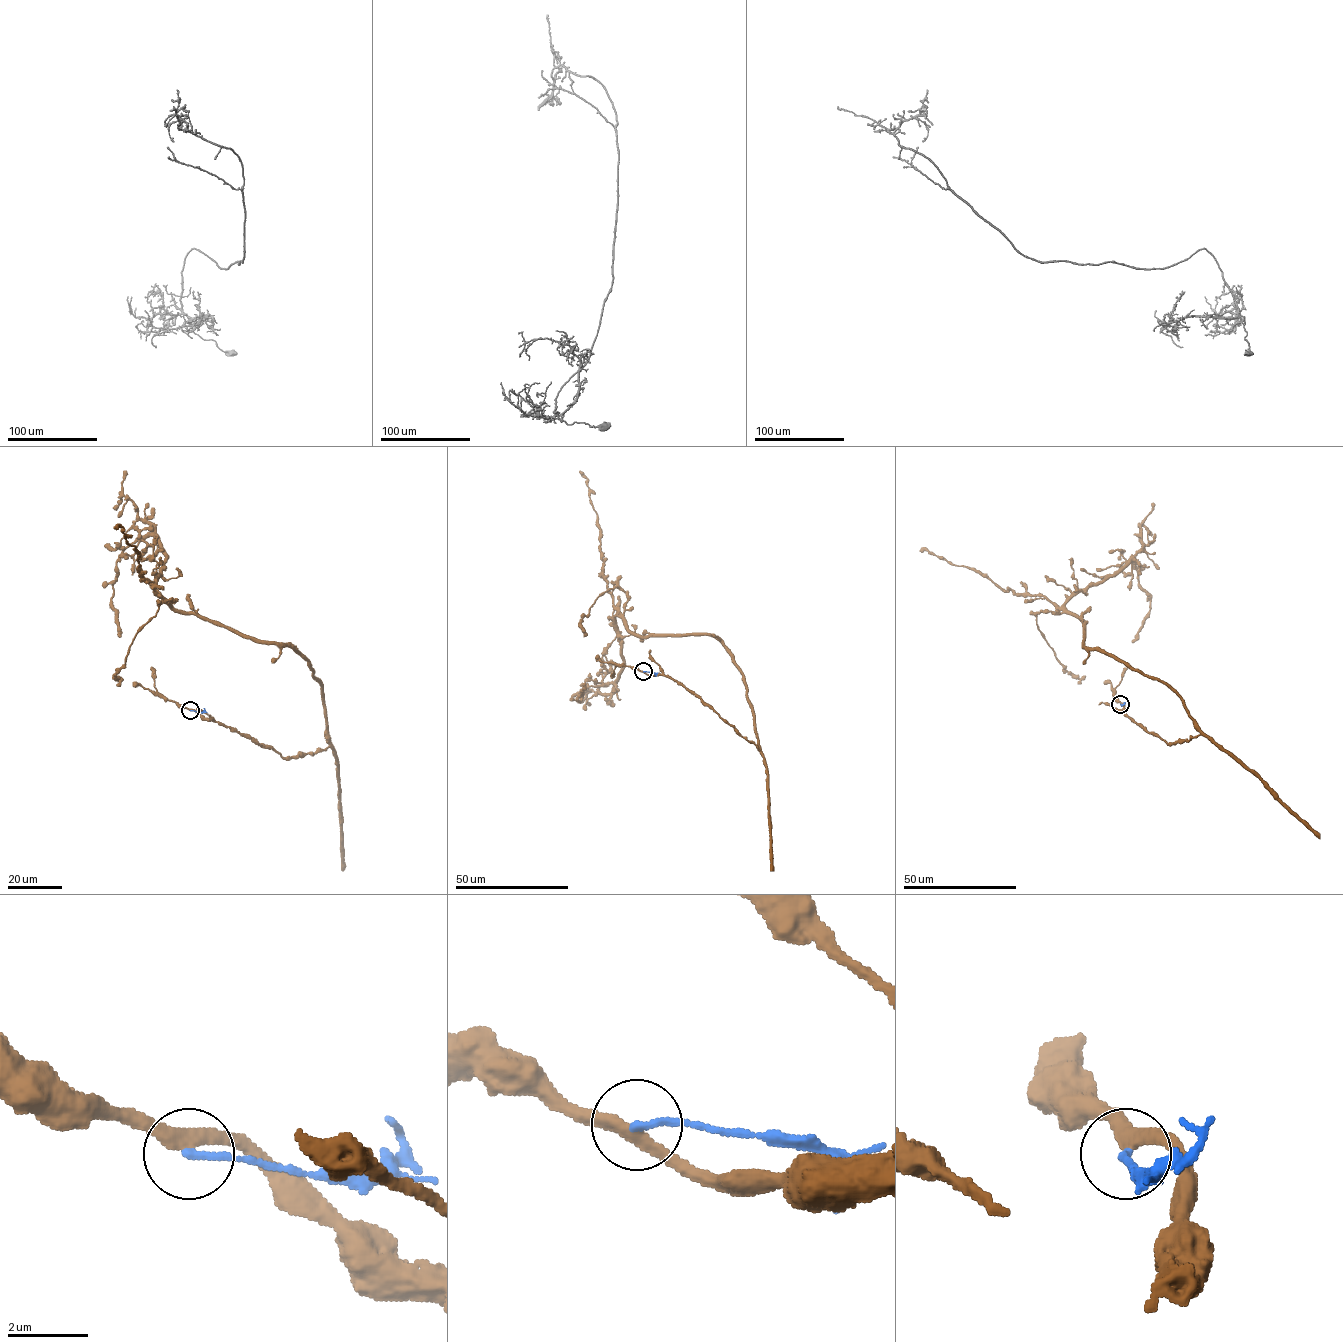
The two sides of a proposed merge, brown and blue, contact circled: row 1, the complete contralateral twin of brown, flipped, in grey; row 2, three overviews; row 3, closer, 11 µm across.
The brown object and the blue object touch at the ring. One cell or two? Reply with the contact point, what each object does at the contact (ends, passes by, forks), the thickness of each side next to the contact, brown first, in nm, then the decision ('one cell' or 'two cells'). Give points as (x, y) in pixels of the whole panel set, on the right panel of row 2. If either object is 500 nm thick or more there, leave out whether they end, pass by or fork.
at (1120, 704); brown passes by; blue ends there; 340 nm thick on the brown side, 190 nm on the other; two cells

